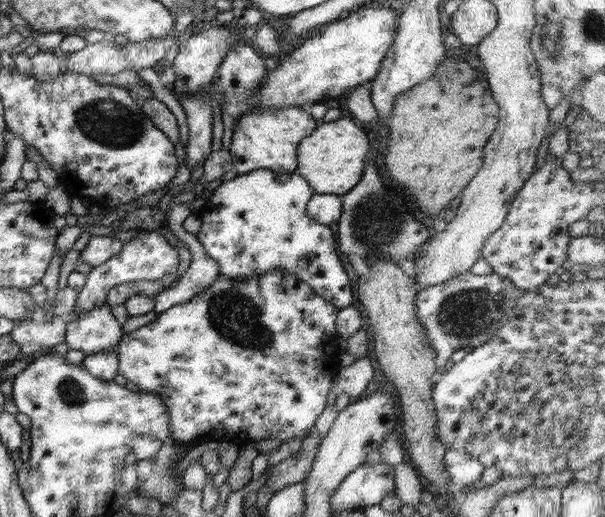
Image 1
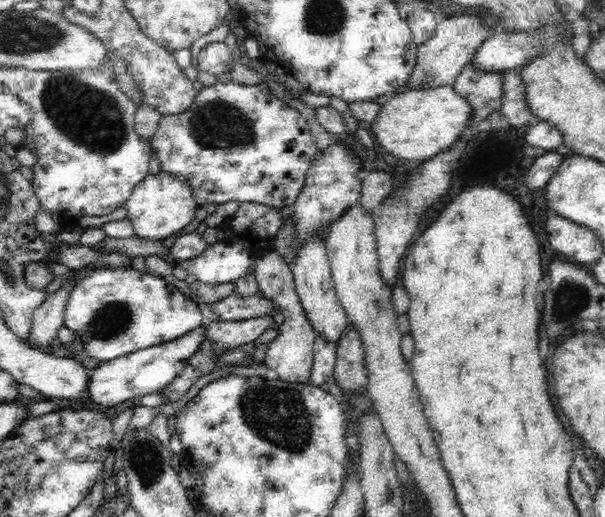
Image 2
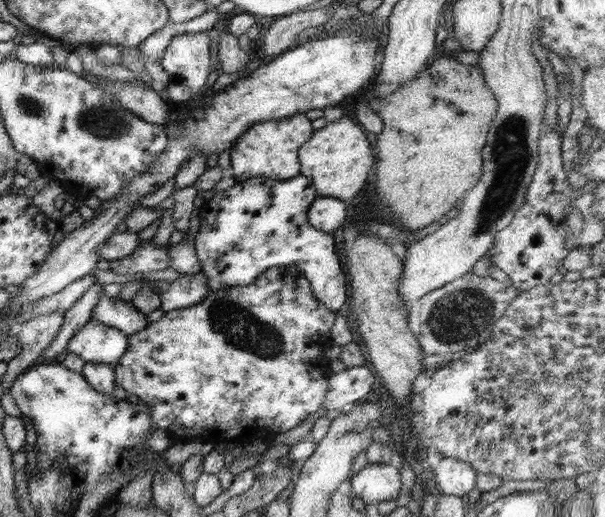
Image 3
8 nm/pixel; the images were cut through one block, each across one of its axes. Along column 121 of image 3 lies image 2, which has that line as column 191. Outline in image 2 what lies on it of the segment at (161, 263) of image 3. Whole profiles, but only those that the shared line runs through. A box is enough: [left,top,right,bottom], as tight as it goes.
[178,202,284,286]

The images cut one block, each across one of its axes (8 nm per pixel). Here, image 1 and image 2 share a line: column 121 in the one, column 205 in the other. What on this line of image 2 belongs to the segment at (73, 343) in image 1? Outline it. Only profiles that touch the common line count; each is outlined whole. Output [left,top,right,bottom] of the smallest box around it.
[87,325,206,406]

